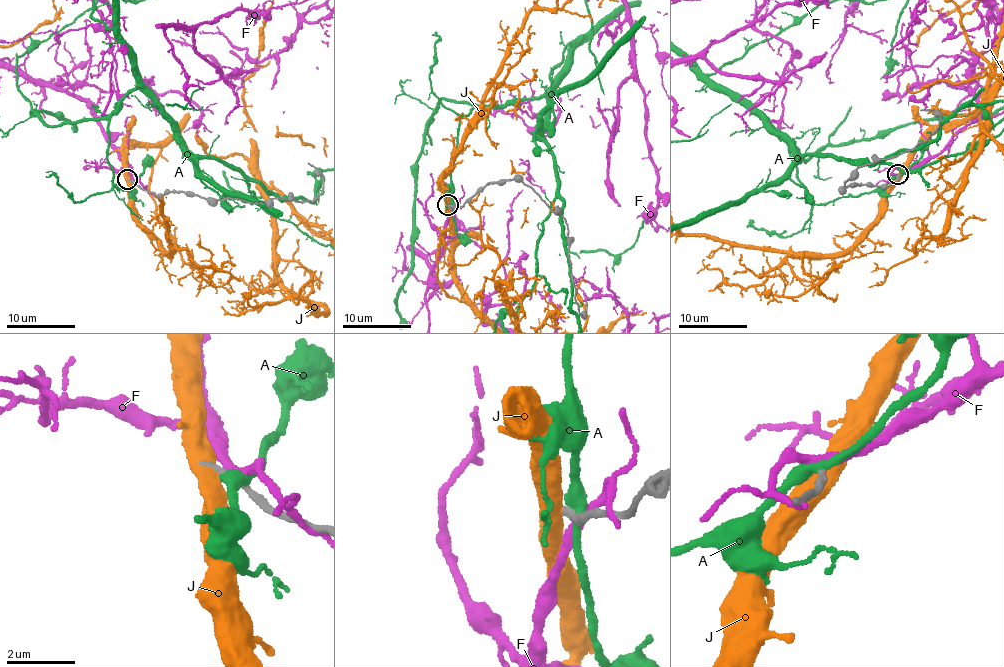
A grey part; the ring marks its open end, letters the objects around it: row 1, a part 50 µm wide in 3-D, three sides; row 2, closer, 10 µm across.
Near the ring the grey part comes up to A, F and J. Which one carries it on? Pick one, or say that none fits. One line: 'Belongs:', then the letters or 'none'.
Belongs: none

